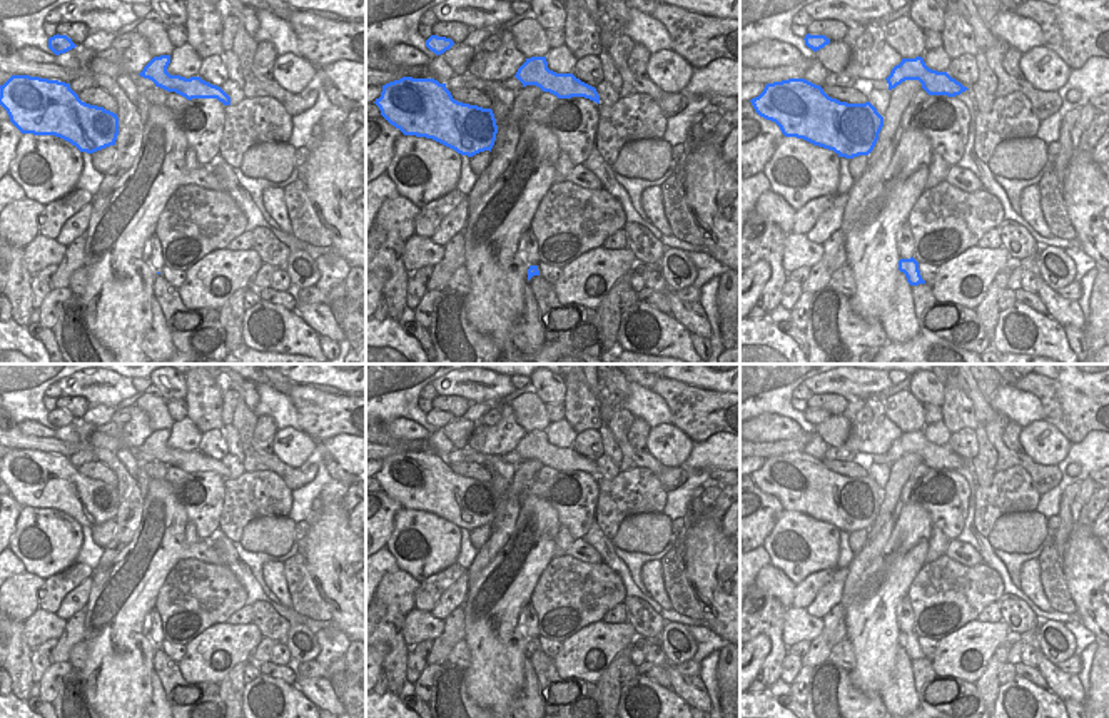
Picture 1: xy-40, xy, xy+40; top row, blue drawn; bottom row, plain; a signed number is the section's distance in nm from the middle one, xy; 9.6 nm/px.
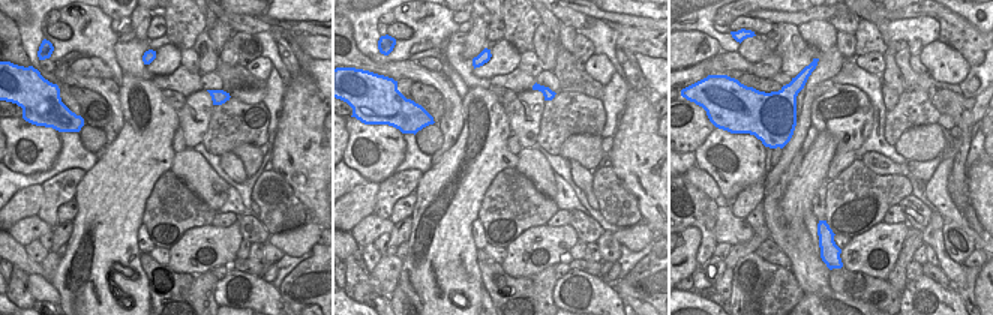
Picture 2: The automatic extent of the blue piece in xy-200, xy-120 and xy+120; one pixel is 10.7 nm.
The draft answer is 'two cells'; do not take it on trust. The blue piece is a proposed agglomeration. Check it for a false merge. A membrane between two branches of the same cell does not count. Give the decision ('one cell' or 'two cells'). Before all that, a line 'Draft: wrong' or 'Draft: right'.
Draft: wrong
one cell

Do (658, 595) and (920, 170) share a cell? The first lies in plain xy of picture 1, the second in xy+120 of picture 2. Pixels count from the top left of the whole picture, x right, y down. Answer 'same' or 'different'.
different

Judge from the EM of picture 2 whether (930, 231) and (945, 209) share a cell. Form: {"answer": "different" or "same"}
{"answer": "different"}

